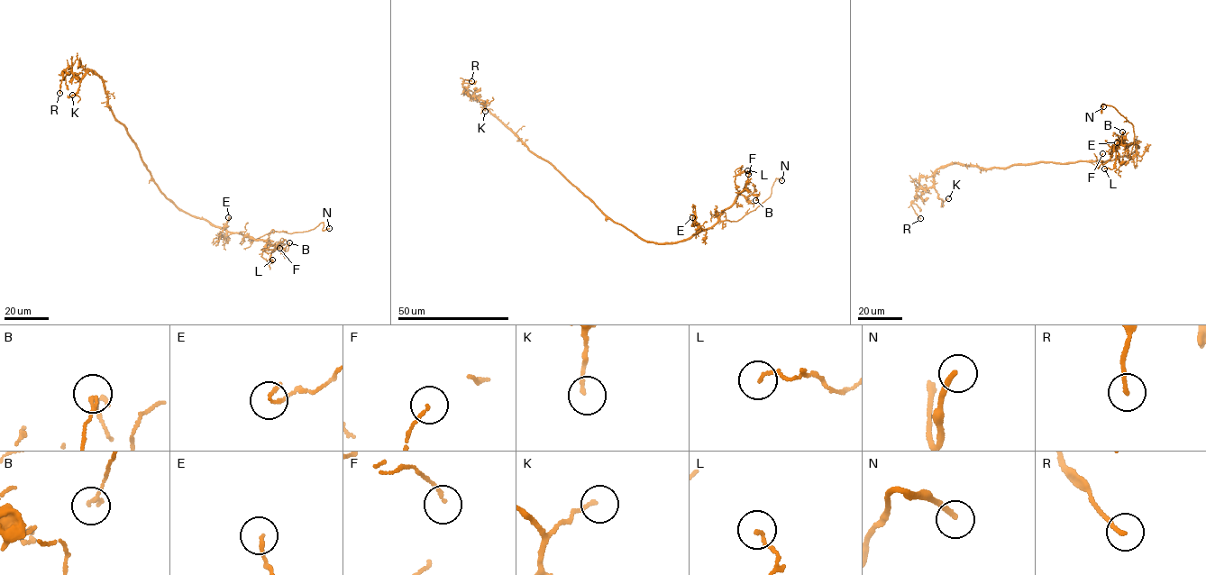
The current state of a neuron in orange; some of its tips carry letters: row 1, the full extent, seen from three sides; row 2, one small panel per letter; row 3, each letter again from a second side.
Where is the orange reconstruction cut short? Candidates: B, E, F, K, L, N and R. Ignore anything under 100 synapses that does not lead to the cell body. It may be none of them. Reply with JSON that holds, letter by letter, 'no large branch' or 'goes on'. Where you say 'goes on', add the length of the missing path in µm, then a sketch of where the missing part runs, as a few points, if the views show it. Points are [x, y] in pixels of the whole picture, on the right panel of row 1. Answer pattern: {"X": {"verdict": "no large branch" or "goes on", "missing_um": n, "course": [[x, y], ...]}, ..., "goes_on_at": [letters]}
{"B": {"verdict": "no large branch"}, "E": {"verdict": "no large branch"}, "F": {"verdict": "no large branch"}, "K": {"verdict": "no large branch"}, "L": {"verdict": "no large branch"}, "N": {"verdict": "goes on", "missing_um": 10, "course": [[1103, 106], [1119, 101]]}, "R": {"verdict": "no large branch"}, "goes_on_at": ["N"]}

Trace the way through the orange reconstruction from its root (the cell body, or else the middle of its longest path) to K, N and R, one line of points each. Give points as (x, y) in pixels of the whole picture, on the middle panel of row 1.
K: (606, 215), (491, 114), (485, 106), (487, 101), (485, 111)
N: (606, 215), (643, 239), (675, 243), (712, 228), (720, 221), (736, 221), (770, 196), (776, 178), (781, 180)
R: (606, 215), (552, 164), (529, 150), (487, 109), (483, 101), (467, 94), (463, 81), (471, 81)

